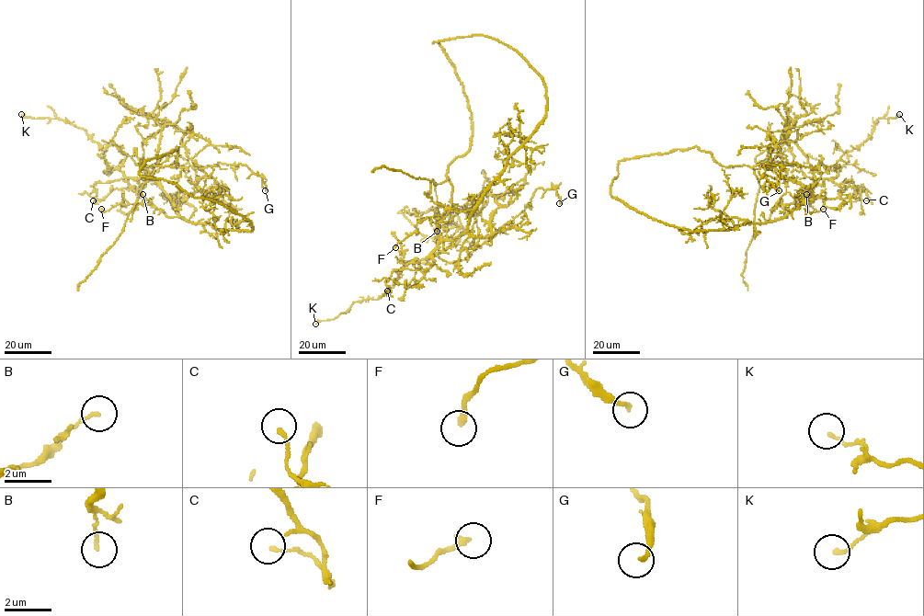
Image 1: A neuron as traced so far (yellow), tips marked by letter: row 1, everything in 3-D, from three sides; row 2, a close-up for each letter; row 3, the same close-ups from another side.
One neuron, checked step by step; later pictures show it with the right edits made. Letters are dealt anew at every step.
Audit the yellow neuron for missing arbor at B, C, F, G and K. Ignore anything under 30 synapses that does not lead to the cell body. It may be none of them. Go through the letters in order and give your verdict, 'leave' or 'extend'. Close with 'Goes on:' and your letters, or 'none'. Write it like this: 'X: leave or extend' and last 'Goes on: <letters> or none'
B: leave
C: leave
F: leave
G: leave
K: leave
Goes on: none

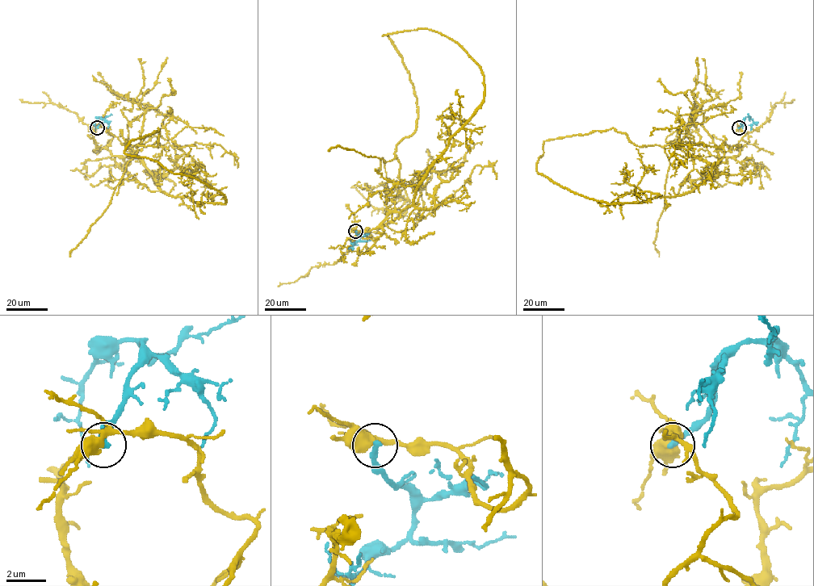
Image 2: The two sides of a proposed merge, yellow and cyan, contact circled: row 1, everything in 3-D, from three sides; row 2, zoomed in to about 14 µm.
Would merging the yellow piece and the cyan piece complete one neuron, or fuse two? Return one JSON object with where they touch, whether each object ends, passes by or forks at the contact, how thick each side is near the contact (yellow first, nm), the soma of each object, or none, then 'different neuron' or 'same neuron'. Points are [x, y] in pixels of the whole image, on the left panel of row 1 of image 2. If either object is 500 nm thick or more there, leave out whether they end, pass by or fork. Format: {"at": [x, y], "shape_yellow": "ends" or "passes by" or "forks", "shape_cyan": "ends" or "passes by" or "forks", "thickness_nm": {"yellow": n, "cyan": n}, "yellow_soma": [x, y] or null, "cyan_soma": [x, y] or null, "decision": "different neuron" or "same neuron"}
{"at": [97, 127], "shape_yellow": "forks", "shape_cyan": "ends", "thickness_nm": {"yellow": 400, "cyan": 320}, "yellow_soma": null, "cyan_soma": null, "decision": "different neuron"}

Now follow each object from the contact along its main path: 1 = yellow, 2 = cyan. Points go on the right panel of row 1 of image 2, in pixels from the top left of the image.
1: (739, 127), (740, 152), (719, 157), (711, 177), (644, 202), (575, 194), (537, 172), (539, 156)
2: (739, 128), (743, 120), (749, 117), (753, 120), (750, 130)

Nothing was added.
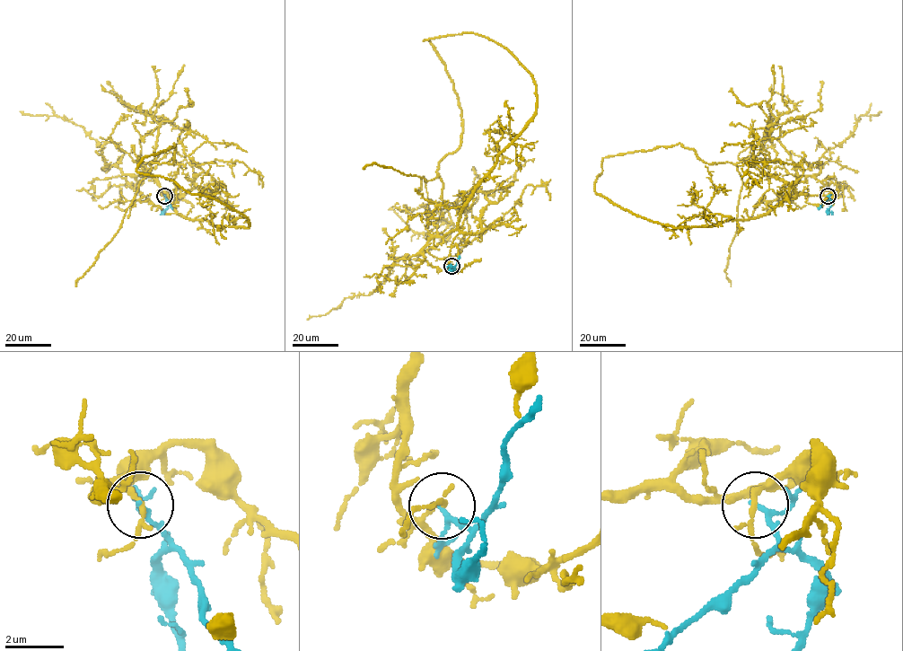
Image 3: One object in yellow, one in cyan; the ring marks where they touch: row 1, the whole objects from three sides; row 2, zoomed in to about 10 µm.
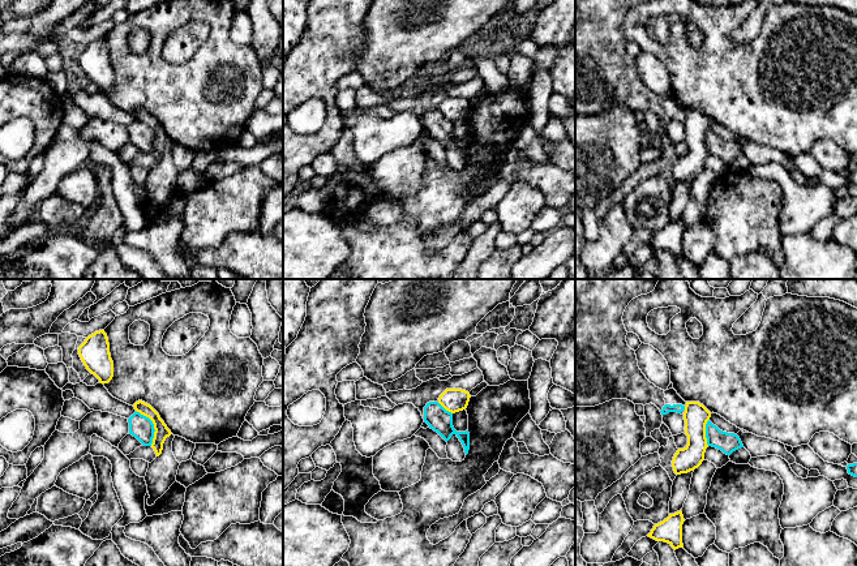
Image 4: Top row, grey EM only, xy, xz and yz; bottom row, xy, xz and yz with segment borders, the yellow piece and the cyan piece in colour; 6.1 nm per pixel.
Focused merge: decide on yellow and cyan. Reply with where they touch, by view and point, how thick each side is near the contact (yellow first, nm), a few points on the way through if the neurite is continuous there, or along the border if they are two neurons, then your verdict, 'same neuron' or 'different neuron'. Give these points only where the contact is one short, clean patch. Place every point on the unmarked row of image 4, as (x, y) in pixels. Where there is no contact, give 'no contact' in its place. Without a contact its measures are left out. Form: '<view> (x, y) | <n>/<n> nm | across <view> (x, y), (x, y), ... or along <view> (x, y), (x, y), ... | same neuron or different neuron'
xy (154, 134) | 90/140 nm | along xy (137, 119), (145, 123), (153, 132), (154, 145), (151, 153) | different neuron

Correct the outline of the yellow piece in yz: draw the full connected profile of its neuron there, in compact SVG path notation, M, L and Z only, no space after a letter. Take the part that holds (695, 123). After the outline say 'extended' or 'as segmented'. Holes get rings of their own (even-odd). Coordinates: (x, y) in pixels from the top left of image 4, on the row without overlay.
M686 110L684 128L687 153L678 156L673 164L672 175L676 183L687 181L698 176L704 168L708 155L706 146L706 132L711 120L699 110Z; as segmented

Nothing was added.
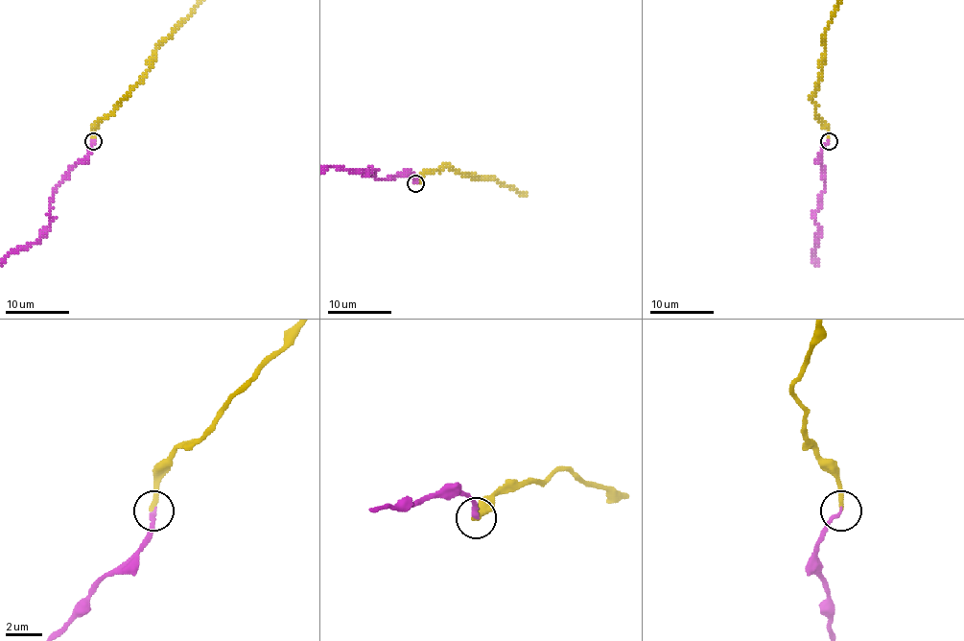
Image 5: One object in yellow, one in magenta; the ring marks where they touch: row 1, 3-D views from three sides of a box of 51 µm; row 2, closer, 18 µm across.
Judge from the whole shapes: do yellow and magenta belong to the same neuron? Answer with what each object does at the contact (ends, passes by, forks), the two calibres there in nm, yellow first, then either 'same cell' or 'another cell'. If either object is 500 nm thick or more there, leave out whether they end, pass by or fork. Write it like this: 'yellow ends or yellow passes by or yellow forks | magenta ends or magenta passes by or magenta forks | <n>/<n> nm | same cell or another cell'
yellow ends | magenta ends | 240/220 nm | same cell

